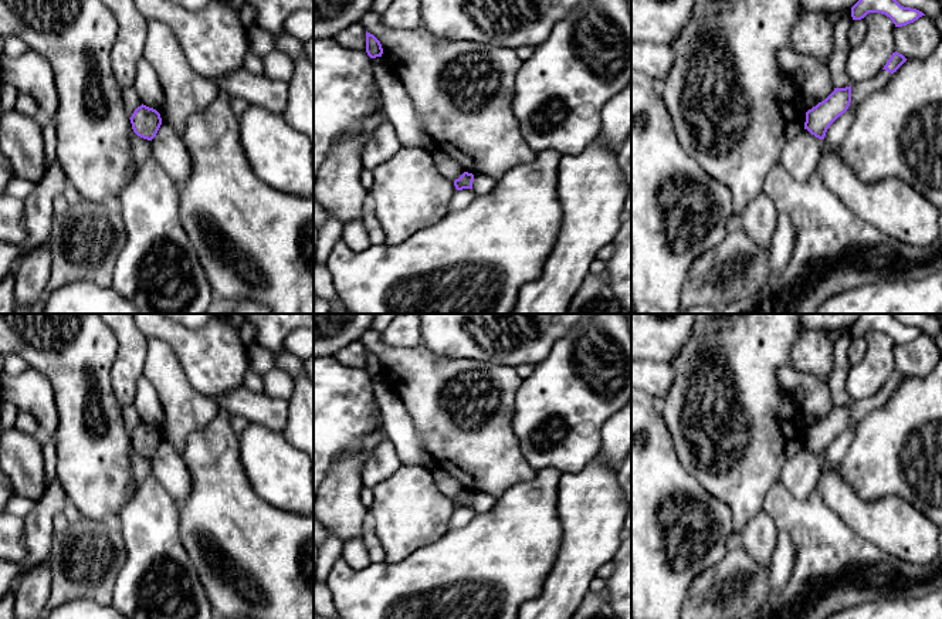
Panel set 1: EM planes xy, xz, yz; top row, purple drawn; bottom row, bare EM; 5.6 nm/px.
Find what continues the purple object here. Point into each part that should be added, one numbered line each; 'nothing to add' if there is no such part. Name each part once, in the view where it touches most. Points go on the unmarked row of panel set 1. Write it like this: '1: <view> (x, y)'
nothing to add

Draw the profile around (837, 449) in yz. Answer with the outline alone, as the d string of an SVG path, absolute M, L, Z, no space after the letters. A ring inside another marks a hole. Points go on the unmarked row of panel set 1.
M882 388L877 395L851 403L851 420L848 427L830 443L824 454L824 460L831 469L840 466L863 417L880 407L891 395L891 390Z

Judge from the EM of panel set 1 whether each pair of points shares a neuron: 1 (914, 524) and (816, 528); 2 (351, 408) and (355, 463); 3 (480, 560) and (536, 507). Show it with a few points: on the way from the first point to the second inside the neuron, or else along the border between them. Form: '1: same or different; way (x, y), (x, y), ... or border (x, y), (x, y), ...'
1: different; border (824, 504), (860, 535), (877, 545)
2: different; border (376, 429), (328, 470)
3: same; way (494, 550), (522, 521)

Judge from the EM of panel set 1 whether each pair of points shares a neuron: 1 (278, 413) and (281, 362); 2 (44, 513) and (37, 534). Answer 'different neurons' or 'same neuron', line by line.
1: different neurons
2: same neuron

